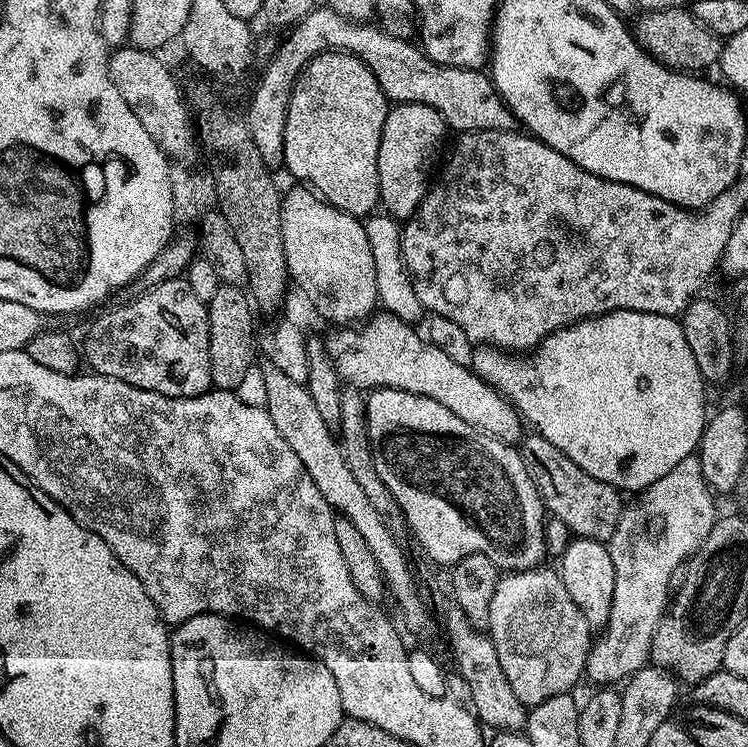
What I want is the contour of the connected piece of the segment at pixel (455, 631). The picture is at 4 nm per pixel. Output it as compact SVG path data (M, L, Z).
M450 606L444 618L446 632L450 640L456 666L466 682L472 698L472 710L476 718L495 731L521 731L527 720L527 707L521 703L510 687L502 664L498 661L498 652L491 637L469 622L460 607Z

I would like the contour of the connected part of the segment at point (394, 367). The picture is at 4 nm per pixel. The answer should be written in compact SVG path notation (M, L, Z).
M381 311L359 326L337 327L333 331L336 333L326 340L328 356L345 385L361 390L397 388L434 398L434 402L442 402L446 410L458 414L462 422L470 422L470 426L482 430L482 434L503 444L519 445L526 435L520 413L467 363L459 364L450 353L423 344L416 330L397 316Z

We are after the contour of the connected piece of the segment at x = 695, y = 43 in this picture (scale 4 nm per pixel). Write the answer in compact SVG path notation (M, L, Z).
M683 7L652 10L634 24L636 43L648 53L652 59L663 64L673 72L685 74L704 74L707 68L715 69L720 63L722 47L721 37L710 30L706 30L700 22L692 16L691 11L682 10Z

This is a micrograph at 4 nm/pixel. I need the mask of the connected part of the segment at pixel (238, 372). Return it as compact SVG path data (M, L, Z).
M221 283L218 294L214 294L214 298L210 298L210 302L206 307L208 309L210 378L212 379L212 388L216 390L234 390L238 386L238 382L242 382L246 370L254 367L252 355L257 355L258 352L258 328L252 325L252 312L254 313L253 301L243 287Z

